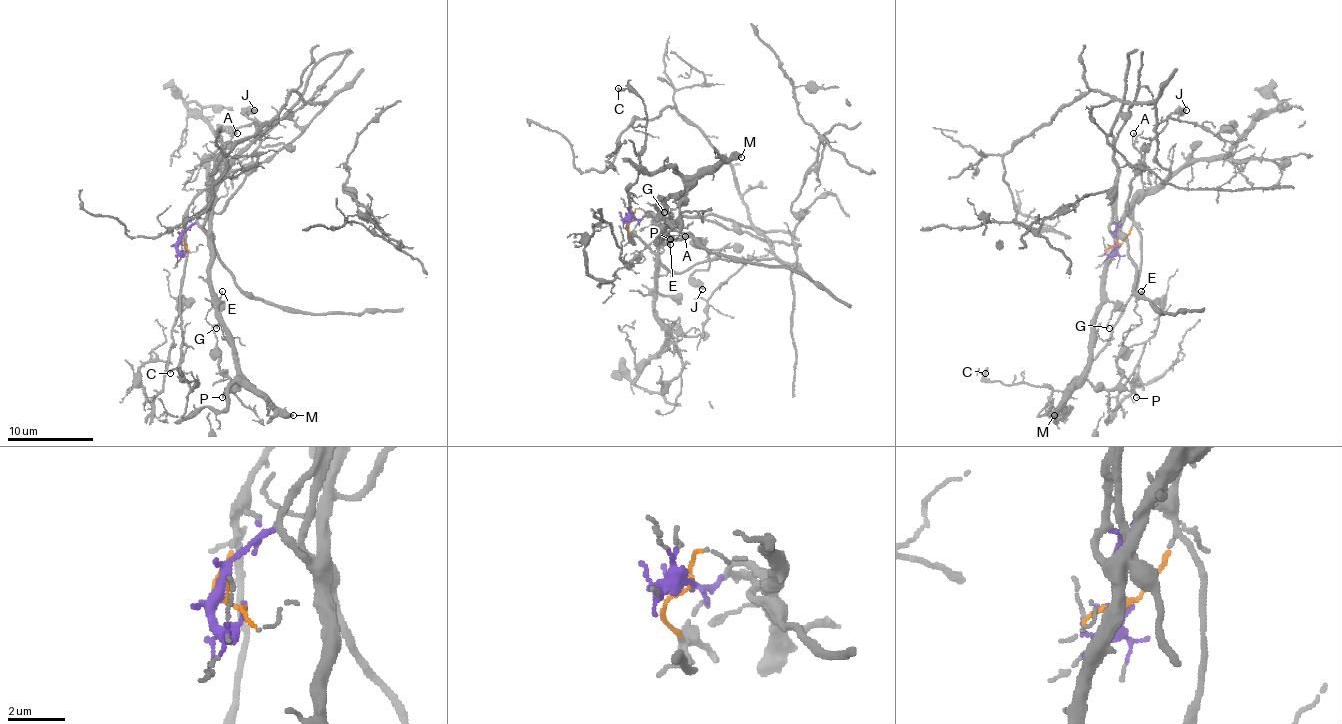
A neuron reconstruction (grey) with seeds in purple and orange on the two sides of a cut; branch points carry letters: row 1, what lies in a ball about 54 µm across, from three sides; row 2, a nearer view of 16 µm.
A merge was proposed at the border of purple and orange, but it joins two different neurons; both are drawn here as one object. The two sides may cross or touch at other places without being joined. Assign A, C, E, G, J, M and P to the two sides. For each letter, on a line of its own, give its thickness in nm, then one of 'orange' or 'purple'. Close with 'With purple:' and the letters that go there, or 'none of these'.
A: 110 nm | purple
C: 150 nm | orange
E: 130 nm | purple
G: 120 nm | purple
J: 440 nm | purple
M: 500 nm | purple
P: 90 nm | purple
With purple: A, E, G, J, M, P

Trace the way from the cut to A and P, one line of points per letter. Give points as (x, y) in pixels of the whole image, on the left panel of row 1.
A: (180, 240), (195, 223), (208, 232), (216, 154), (238, 133)
P: (180, 240), (195, 223), (210, 242), (210, 294), (225, 330), (238, 377), (231, 390), (223, 397)

